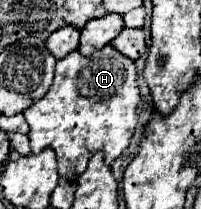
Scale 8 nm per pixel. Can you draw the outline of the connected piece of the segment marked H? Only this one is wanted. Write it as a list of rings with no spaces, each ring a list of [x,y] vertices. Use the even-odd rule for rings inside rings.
[[[105,45],[101,51],[95,51],[91,57],[83,57],[79,51],[71,51],[67,57],[57,61],[55,67],[55,81],[51,89],[45,93],[43,99],[33,103],[29,111],[23,111],[27,123],[29,123],[29,139],[31,139],[31,151],[41,153],[45,147],[51,147],[57,153],[57,169],[59,175],[75,181],[85,169],[89,157],[93,157],[95,151],[105,153],[105,163],[111,165],[129,145],[135,125],[137,125],[137,105],[139,105],[139,87],[135,79],[135,63],[121,55],[115,47]]]

